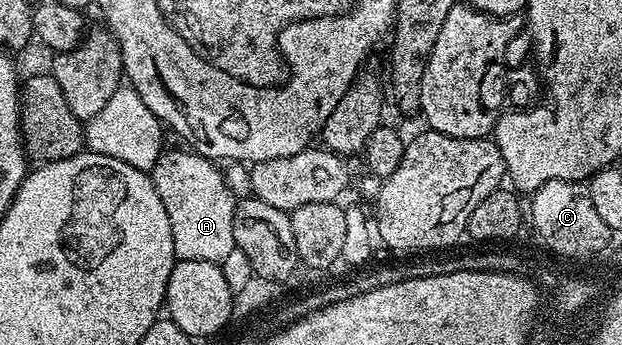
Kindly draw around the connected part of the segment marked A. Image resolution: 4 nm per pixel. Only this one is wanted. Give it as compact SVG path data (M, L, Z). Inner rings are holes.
M192 149L181 150L185 151L162 150L159 161L155 161L151 172L153 184L159 193L159 201L163 201L163 209L167 209L167 218L171 221L171 237L175 241L175 253L177 254L177 259L186 259L187 261L211 261L219 265L223 261L223 257L227 257L227 253L231 253L235 250L235 209L237 208L239 199L238 196L233 196L233 191L229 188L229 183L225 180L224 173L217 168L220 166L218 166L214 160L198 155L197 152Z

